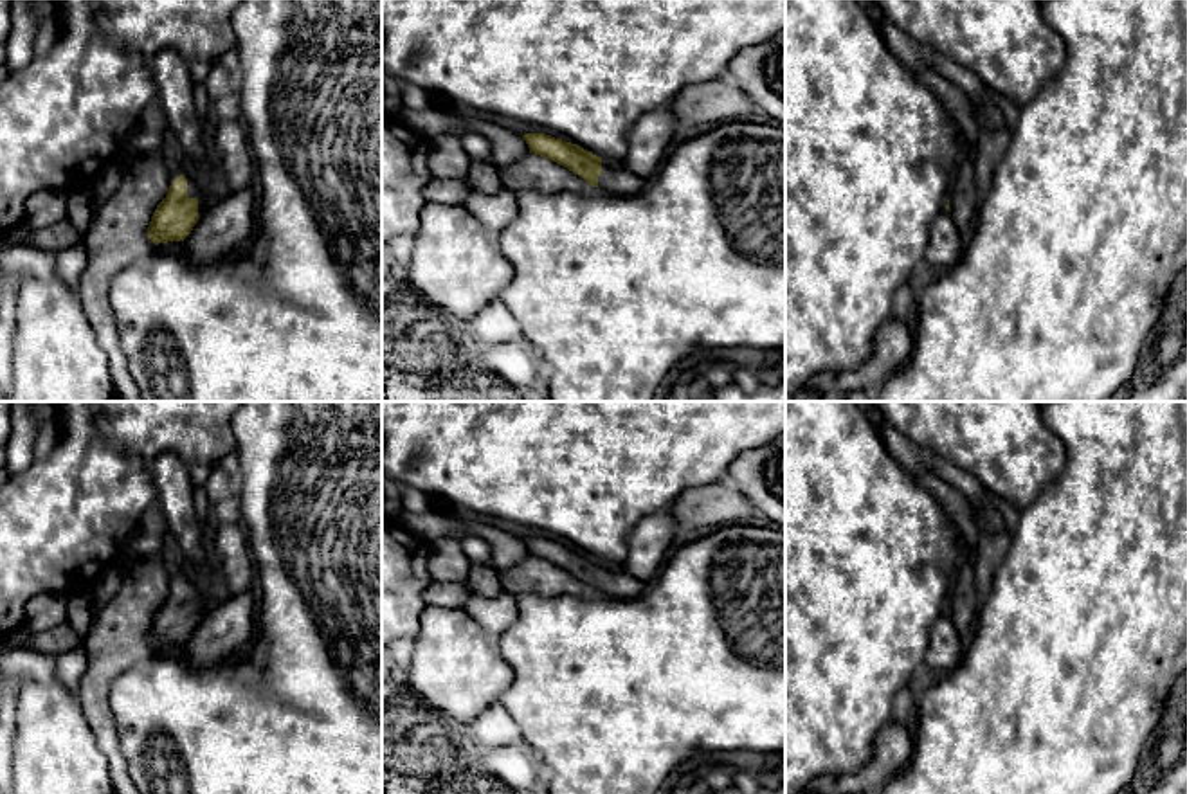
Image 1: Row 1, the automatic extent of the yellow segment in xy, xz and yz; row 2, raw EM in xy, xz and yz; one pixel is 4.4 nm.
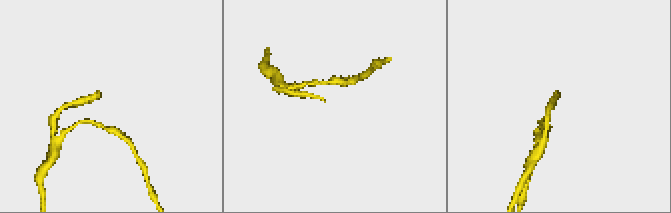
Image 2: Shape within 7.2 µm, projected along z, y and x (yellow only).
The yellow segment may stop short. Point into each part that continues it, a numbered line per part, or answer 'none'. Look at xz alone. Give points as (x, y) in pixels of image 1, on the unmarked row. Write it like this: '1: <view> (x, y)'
1: xz (613, 582)

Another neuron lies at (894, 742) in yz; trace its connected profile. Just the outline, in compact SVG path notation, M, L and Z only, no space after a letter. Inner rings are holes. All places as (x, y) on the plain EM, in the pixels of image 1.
M890 720L875 736L872 758L854 772L821 774L805 792L811 794L854 794L872 787L883 787L911 756L913 729L906 720Z

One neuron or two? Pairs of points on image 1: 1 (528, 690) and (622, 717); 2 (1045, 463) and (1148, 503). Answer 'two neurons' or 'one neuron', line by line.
1: one neuron
2: two neurons

